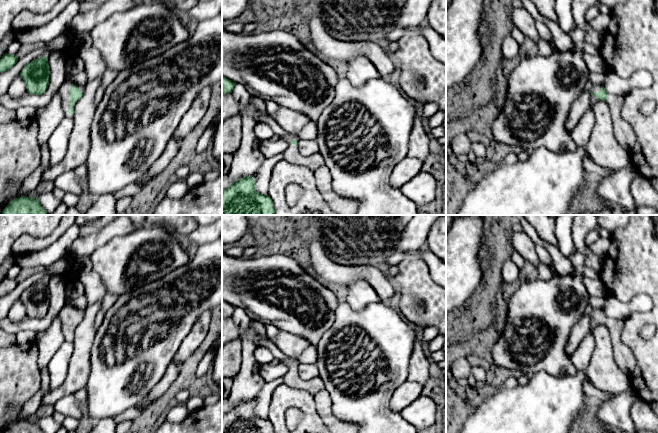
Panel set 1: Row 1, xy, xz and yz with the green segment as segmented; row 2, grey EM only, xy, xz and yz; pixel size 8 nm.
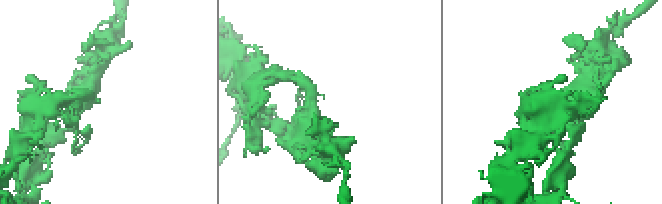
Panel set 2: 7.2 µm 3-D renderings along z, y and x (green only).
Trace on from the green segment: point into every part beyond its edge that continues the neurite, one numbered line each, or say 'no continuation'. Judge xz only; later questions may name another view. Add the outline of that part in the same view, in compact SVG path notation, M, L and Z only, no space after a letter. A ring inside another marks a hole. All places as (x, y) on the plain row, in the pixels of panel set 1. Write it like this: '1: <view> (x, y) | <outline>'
1: xz (292, 379) | M289 358L288 360L282 361L280 363L288 367L288 371L283 377L284 385L297 390L307 391L313 396L315 396L321 390L325 389L324 383L319 376L310 380L303 380L300 378L298 370L290 367L292 364L296 364L298 367L300 364L298 360Z

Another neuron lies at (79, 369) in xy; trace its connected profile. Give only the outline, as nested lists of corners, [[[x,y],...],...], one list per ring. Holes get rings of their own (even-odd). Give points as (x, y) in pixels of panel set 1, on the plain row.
[[[102,299],[88,305],[84,310],[83,320],[75,329],[74,349],[67,376],[58,388],[43,396],[41,404],[54,405],[62,397],[86,387],[91,371],[91,348],[96,334],[94,320],[101,310],[101,304]]]

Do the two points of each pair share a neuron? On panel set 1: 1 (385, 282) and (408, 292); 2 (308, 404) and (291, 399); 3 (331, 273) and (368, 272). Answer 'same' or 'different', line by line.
1: different
2: same
3: same

